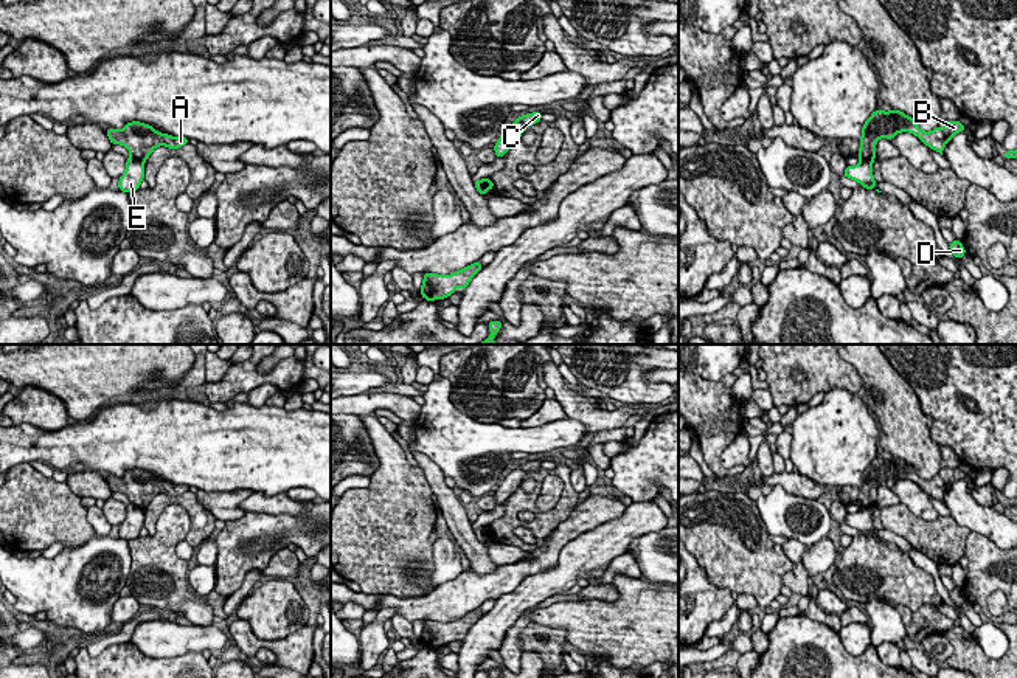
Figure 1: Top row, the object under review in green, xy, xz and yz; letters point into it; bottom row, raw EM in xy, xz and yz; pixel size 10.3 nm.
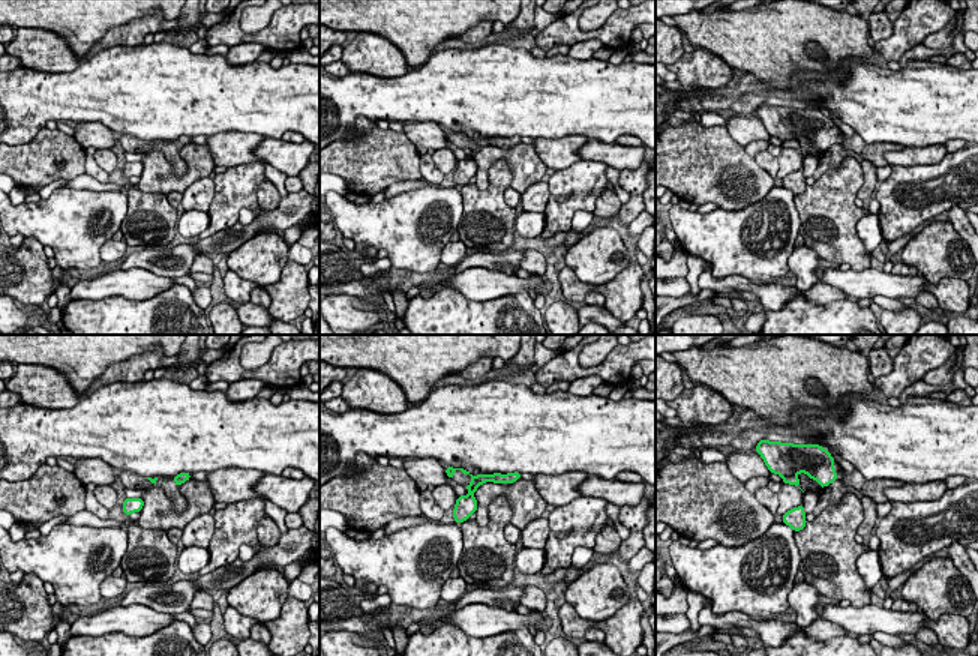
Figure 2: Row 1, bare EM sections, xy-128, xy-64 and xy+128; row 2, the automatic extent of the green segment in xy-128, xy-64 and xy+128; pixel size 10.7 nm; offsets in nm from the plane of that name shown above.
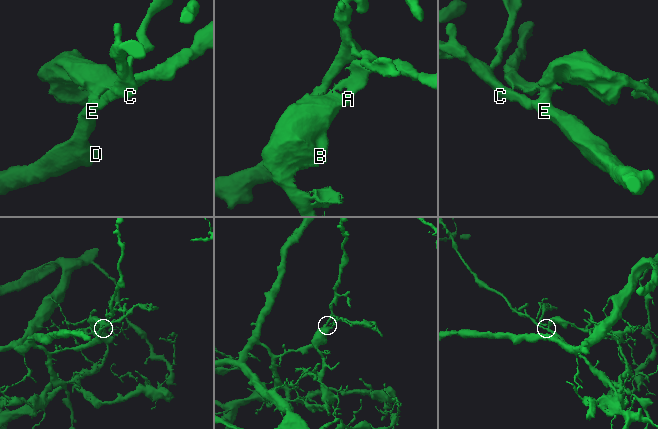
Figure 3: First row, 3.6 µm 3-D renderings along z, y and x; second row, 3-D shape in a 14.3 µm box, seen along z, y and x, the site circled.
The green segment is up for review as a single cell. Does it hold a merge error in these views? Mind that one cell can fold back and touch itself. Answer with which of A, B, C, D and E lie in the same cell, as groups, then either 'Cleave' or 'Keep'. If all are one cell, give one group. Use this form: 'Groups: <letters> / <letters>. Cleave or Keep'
Groups: A B / C D E. Cleave

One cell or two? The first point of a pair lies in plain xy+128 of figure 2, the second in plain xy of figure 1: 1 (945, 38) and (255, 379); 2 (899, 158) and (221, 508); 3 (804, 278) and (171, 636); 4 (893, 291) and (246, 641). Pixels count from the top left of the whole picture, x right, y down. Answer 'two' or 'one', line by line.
1: two
2: two
3: two
4: two

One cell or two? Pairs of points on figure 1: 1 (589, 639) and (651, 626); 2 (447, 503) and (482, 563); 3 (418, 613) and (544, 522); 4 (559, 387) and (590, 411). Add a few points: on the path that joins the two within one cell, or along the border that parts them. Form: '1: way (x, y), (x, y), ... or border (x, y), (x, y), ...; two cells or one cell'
1: way (604, 630), (635, 629); one cell
2: way (457, 518), (466, 540), (474, 548); one cell
3: border (556, 526), (539, 546), (528, 551); two cells
4: way (567, 394), (583, 410); one cell

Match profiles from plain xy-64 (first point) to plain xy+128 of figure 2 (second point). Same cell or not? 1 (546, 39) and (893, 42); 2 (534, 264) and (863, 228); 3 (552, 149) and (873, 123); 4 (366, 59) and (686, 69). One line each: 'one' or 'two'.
1: one
2: two
3: two
4: one

